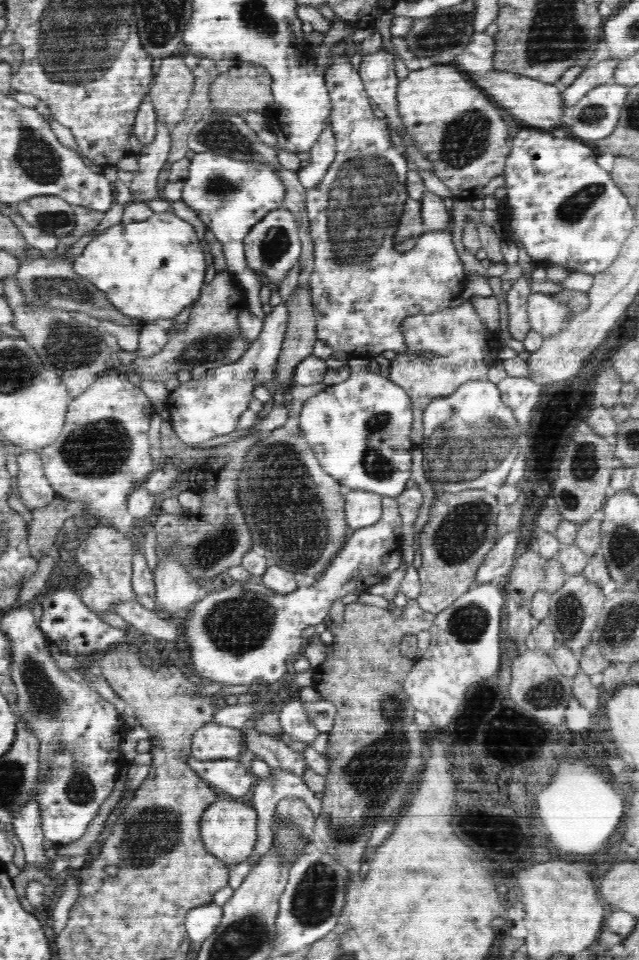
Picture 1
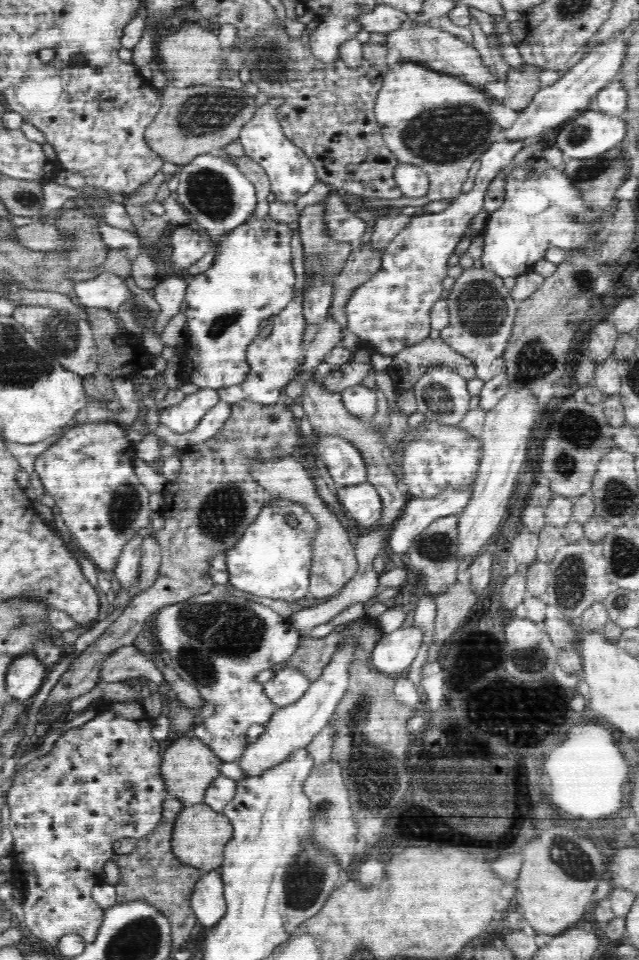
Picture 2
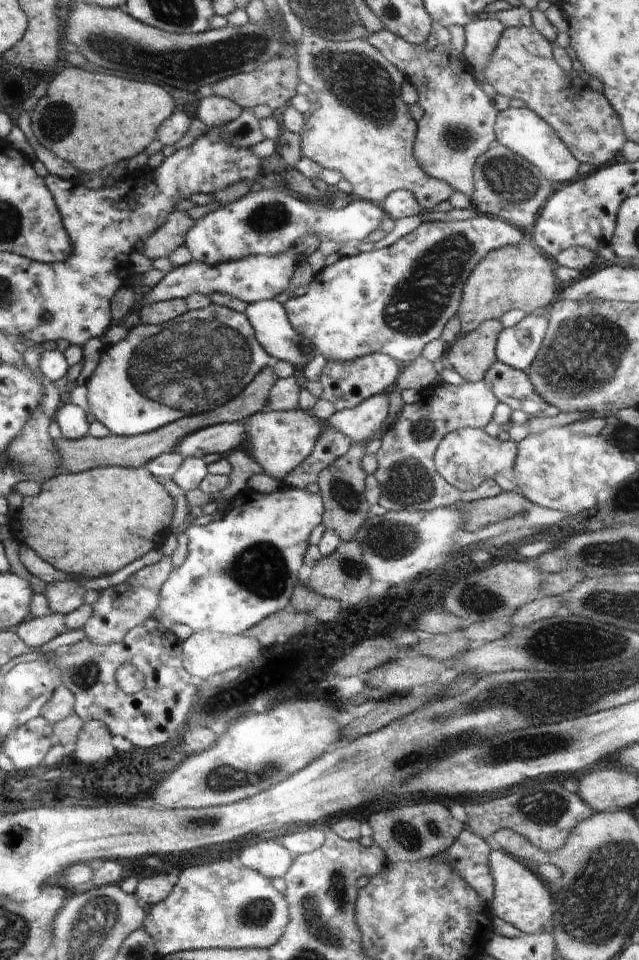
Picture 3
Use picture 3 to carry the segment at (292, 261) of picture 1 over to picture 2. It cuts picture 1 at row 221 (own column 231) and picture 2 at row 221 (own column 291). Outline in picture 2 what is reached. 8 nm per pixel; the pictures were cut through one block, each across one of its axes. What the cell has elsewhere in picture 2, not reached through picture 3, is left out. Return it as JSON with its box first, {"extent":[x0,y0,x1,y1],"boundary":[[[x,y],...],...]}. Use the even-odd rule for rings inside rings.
{"extent":[179,215,296,389],"boundary":[[[266,215],[263,218],[250,219],[246,224],[234,228],[232,232],[228,232],[224,238],[220,238],[220,240],[216,242],[216,246],[214,246],[214,251],[216,251],[216,254],[214,254],[214,265],[209,270],[206,270],[206,273],[190,277],[188,289],[186,290],[185,300],[186,304],[188,304],[188,310],[184,312],[184,315],[186,315],[186,318],[188,319],[187,327],[190,337],[188,337],[182,345],[183,354],[182,358],[179,360],[181,380],[184,382],[193,382],[196,386],[199,386],[200,389],[221,389],[244,382],[244,378],[245,376],[248,376],[250,370],[250,365],[247,363],[246,358],[246,346],[250,346],[255,339],[259,338],[259,333],[266,320],[270,321],[278,313],[282,312],[282,310],[285,310],[295,294],[296,274],[292,266],[292,250],[290,249],[290,239],[292,238],[292,235],[293,232],[288,223],[278,222],[275,219],[272,219],[270,215]]]}

